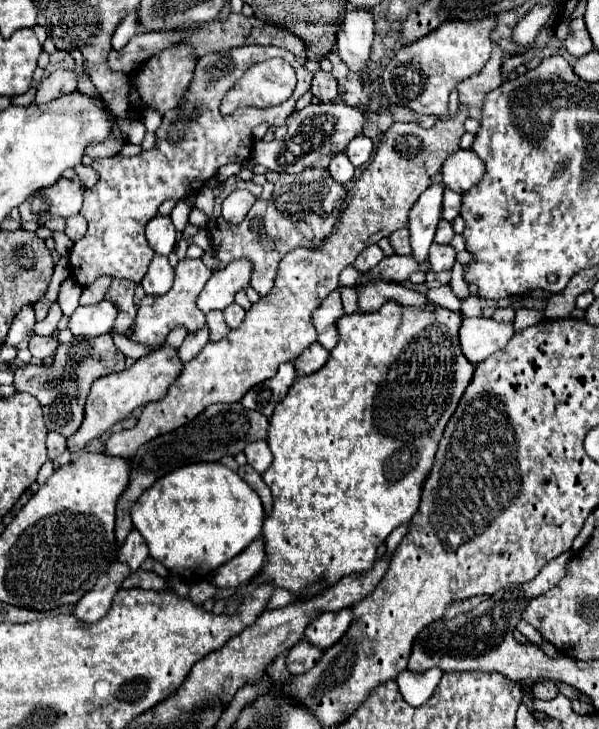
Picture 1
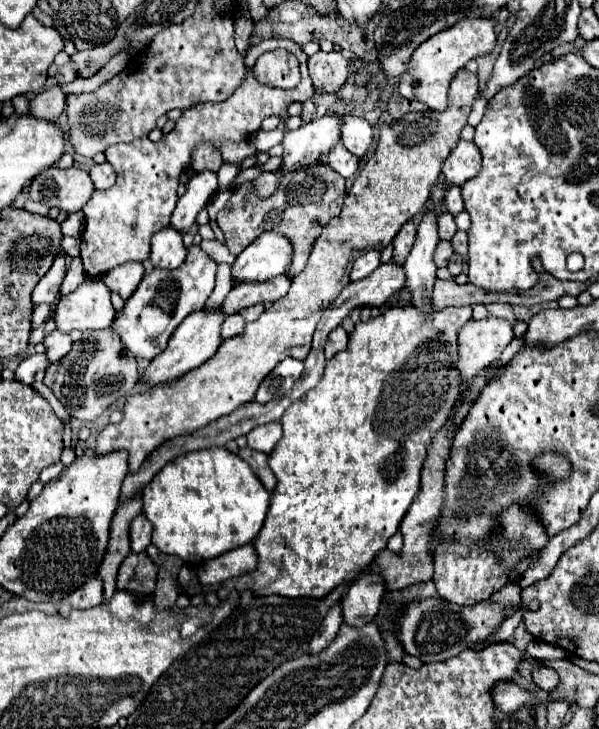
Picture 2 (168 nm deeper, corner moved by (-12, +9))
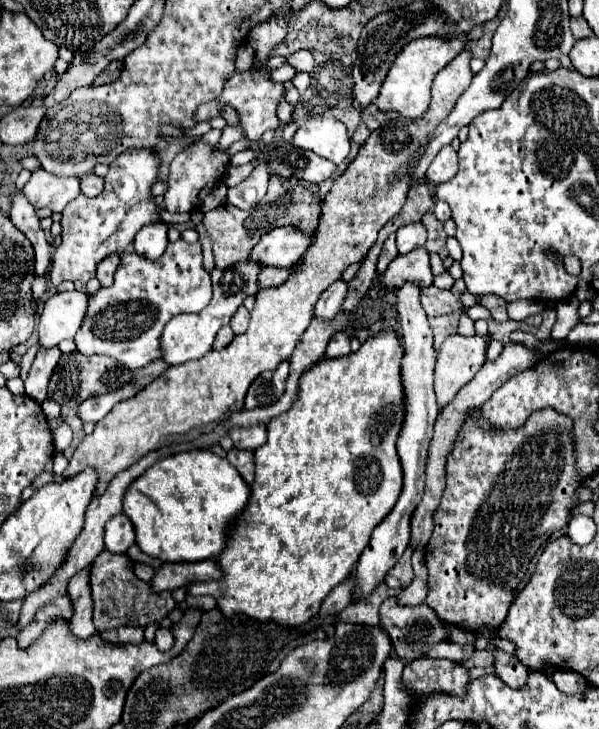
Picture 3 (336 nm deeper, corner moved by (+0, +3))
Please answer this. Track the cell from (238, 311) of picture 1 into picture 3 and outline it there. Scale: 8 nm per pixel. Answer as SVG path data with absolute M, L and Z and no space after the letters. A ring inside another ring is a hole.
M240 306L238 314L234 314L230 326L232 326L234 334L244 334L248 330L248 322L250 322L250 312L244 306Z

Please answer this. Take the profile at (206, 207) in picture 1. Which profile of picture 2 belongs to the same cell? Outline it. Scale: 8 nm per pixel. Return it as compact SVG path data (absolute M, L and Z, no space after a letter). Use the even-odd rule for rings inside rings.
M223 162L222 166L217 172L220 191L226 191L229 189L229 185L240 172L240 164L241 163L238 162Z

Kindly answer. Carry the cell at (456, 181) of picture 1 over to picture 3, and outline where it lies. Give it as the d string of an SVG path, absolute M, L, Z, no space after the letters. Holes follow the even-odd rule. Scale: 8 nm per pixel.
M444 146L444 150L440 150L438 156L432 160L432 164L428 166L426 178L434 184L448 182L450 178L456 176L456 170L458 170L458 156L456 156L454 148Z

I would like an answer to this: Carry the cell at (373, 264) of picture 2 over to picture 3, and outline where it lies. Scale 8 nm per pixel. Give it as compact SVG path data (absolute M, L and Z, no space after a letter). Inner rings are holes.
M338 280L336 284L328 286L328 290L322 294L322 298L314 306L314 318L334 318L334 314L340 312L340 302L344 300L344 294L348 290L348 282Z

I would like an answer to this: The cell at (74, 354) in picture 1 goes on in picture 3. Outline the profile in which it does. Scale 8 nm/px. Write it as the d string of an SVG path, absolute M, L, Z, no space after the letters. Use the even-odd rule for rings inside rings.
M80 352L62 354L62 358L56 364L56 370L50 378L48 398L58 402L60 406L78 408L78 404L90 396L120 390L124 384L128 384L132 380L132 376L134 376L134 372L130 368L126 368L124 364L120 364L108 356L80 356Z

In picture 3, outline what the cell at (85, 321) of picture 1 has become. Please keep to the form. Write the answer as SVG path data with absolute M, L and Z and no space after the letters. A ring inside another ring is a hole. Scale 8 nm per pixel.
M60 292L54 294L40 314L38 342L44 348L54 348L66 338L74 338L84 318L88 296L84 292Z

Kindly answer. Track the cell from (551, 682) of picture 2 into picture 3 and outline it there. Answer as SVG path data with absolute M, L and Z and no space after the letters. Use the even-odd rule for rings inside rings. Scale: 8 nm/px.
M496 648L494 668L496 668L496 676L510 688L524 688L526 678L528 678L528 668L518 658L504 652L502 648Z

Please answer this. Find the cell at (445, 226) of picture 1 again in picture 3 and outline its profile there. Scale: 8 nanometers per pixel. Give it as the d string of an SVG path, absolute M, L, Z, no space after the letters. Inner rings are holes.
M414 222L410 226L402 226L396 232L396 246L398 246L400 254L408 254L414 248L424 246L424 242L426 242L426 230L424 230L424 226L420 226L420 222Z

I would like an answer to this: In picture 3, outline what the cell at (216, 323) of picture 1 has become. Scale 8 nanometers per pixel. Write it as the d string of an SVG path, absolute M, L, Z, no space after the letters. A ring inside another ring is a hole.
M222 326L216 334L216 340L214 340L214 350L220 350L220 348L226 348L234 338L234 332L230 326Z

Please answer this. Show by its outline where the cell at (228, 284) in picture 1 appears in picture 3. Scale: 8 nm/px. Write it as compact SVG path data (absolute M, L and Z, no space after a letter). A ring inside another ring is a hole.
M278 226L270 234L266 234L252 250L250 258L260 260L262 266L276 266L286 268L294 266L304 250L312 244L314 236L304 234L298 226Z

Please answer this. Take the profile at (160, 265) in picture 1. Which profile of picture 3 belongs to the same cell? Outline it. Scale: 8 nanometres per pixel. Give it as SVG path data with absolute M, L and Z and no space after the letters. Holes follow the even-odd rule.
M154 222L154 224L148 224L148 226L142 226L136 234L136 242L134 242L134 248L138 254L144 254L146 258L160 258L166 250L166 244L168 244L168 238L166 238L166 230L168 230L168 224L164 222Z

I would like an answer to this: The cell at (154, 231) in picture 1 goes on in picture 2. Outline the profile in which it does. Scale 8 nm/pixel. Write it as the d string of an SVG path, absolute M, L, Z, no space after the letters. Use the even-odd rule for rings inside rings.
M212 170L198 172L196 176L192 176L186 188L188 188L186 194L178 198L170 218L170 228L174 228L176 232L186 232L190 226L194 226L196 214L206 206L210 196L218 190L216 172Z

